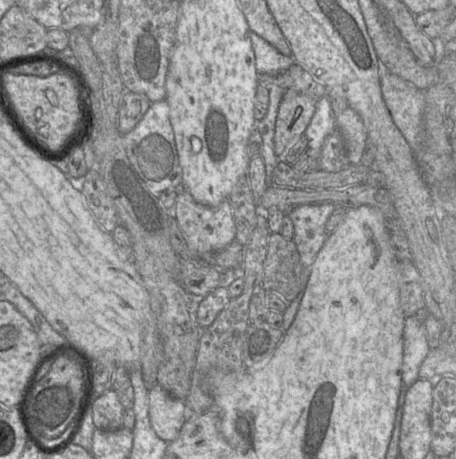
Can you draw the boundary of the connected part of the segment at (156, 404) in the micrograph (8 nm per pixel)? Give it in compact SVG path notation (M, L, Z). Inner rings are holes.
M156 384L149 390L149 418L156 435L171 443L176 440L186 422L184 401L171 396Z

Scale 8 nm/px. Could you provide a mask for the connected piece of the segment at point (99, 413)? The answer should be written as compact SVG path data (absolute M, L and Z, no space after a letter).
M110 389L92 403L93 423L100 430L116 430L123 424L124 408L116 392Z

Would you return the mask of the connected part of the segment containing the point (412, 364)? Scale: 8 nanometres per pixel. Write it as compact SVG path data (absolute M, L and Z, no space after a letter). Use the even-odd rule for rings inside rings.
M419 315L406 317L403 326L402 383L404 387L410 387L419 379L420 366L430 350L422 319Z

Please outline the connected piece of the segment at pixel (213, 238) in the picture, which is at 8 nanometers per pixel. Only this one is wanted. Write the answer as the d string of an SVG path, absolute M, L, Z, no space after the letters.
M181 188L178 190L172 216L175 217L189 249L198 258L208 258L210 254L224 249L235 240L236 229L228 199L218 206L209 207L197 203L187 190Z

